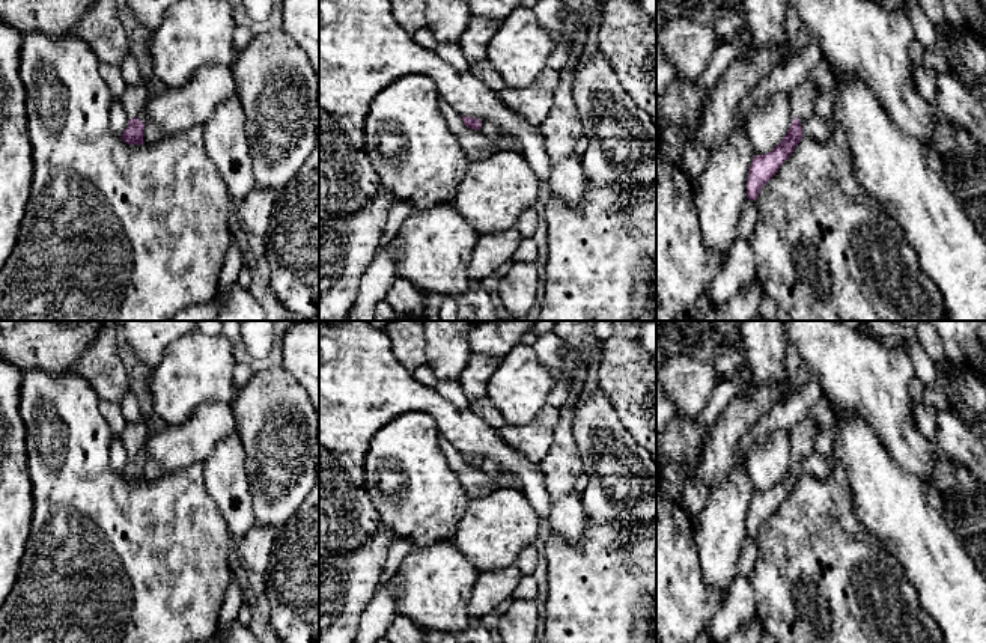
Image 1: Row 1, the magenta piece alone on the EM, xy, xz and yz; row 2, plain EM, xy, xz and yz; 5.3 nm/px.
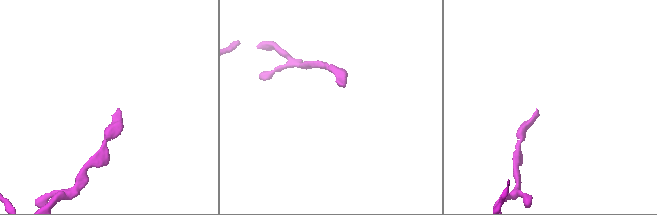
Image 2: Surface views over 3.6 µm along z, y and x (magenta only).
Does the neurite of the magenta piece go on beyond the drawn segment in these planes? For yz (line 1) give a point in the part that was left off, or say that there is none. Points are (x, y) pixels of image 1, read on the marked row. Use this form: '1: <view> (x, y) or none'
1: yz (821, 79)

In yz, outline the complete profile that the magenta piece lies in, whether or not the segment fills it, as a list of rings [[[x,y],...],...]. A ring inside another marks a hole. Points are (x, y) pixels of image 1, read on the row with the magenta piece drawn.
[[[822,57],[807,81],[790,93],[792,123],[783,140],[768,154],[754,155],[748,170],[747,199],[756,200],[762,187],[777,173],[802,139],[801,123],[814,114],[814,95],[834,87],[834,68]]]

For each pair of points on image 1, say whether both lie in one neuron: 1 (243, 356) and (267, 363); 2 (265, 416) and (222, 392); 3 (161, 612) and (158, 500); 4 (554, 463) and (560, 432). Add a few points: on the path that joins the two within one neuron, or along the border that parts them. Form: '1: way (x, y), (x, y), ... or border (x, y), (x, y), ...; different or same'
1: way (249, 360), (261, 363); same
2: border (238, 390), (231, 401); different
3: way (152, 585), (148, 550), (160, 538), (160, 527); same
4: way (560, 455), (560, 440); same

